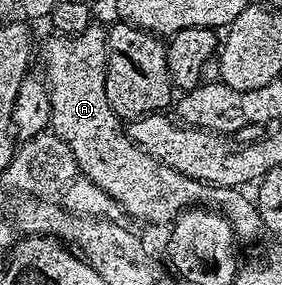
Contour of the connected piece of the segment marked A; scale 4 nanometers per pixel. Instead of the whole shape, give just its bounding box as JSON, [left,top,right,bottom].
[42,22,203,225]

